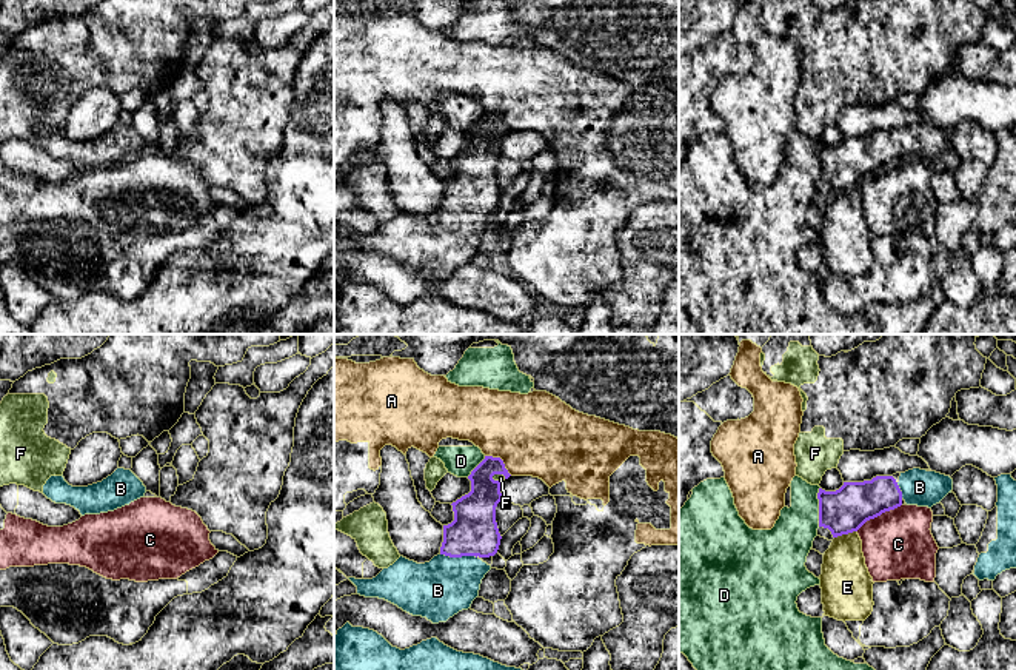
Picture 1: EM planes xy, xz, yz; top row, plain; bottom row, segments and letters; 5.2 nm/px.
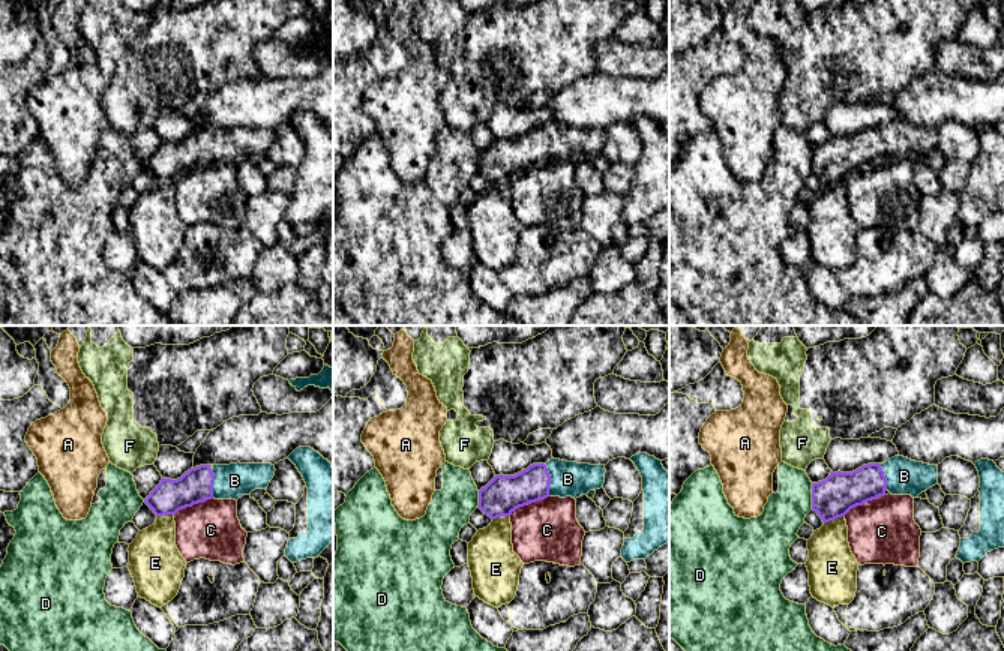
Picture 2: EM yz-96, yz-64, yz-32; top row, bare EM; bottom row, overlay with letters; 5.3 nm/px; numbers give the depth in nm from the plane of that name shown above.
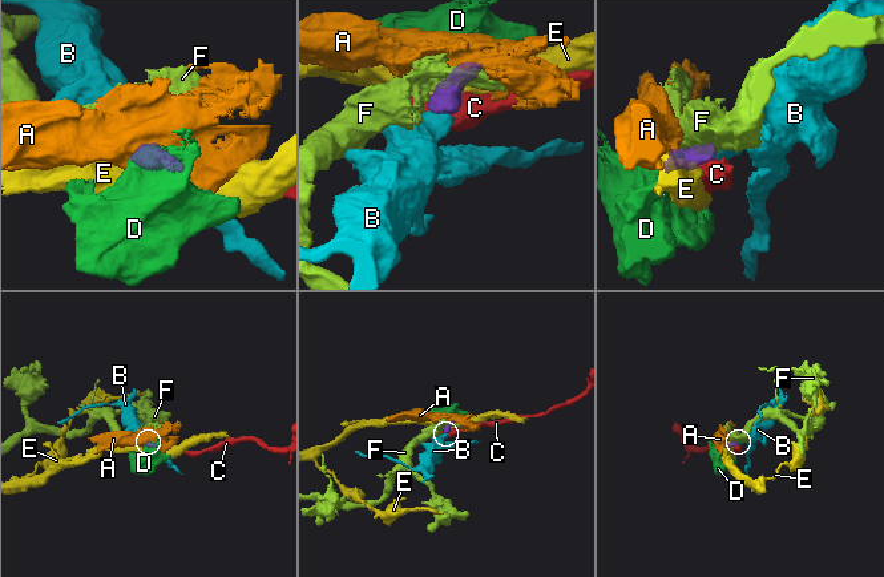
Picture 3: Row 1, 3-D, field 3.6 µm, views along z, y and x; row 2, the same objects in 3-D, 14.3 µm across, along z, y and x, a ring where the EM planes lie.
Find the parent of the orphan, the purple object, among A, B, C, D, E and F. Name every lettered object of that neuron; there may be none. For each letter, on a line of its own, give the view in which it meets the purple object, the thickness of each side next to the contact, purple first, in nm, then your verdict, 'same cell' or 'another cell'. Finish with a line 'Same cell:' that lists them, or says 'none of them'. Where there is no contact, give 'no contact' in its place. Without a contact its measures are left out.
A: meets purple in xz; 170 nm thick on the purple side, 440 nm on the other; another cell
B: meets purple in xz; 240 nm thick on the purple side, 320 nm on the other; same cell
C: meets purple in yz; 240 nm thick on the purple side, 360 nm on the other; another cell
D: meets purple in yz; 240 nm thick on the purple side, 240 nm on the other; another cell
E: meets purple in yz; 240 nm thick on the purple side, 260 nm on the other; another cell
F: meets purple in xz; 220 nm thick on the purple side, 50 nm on the other; another cell
Same cell: B

